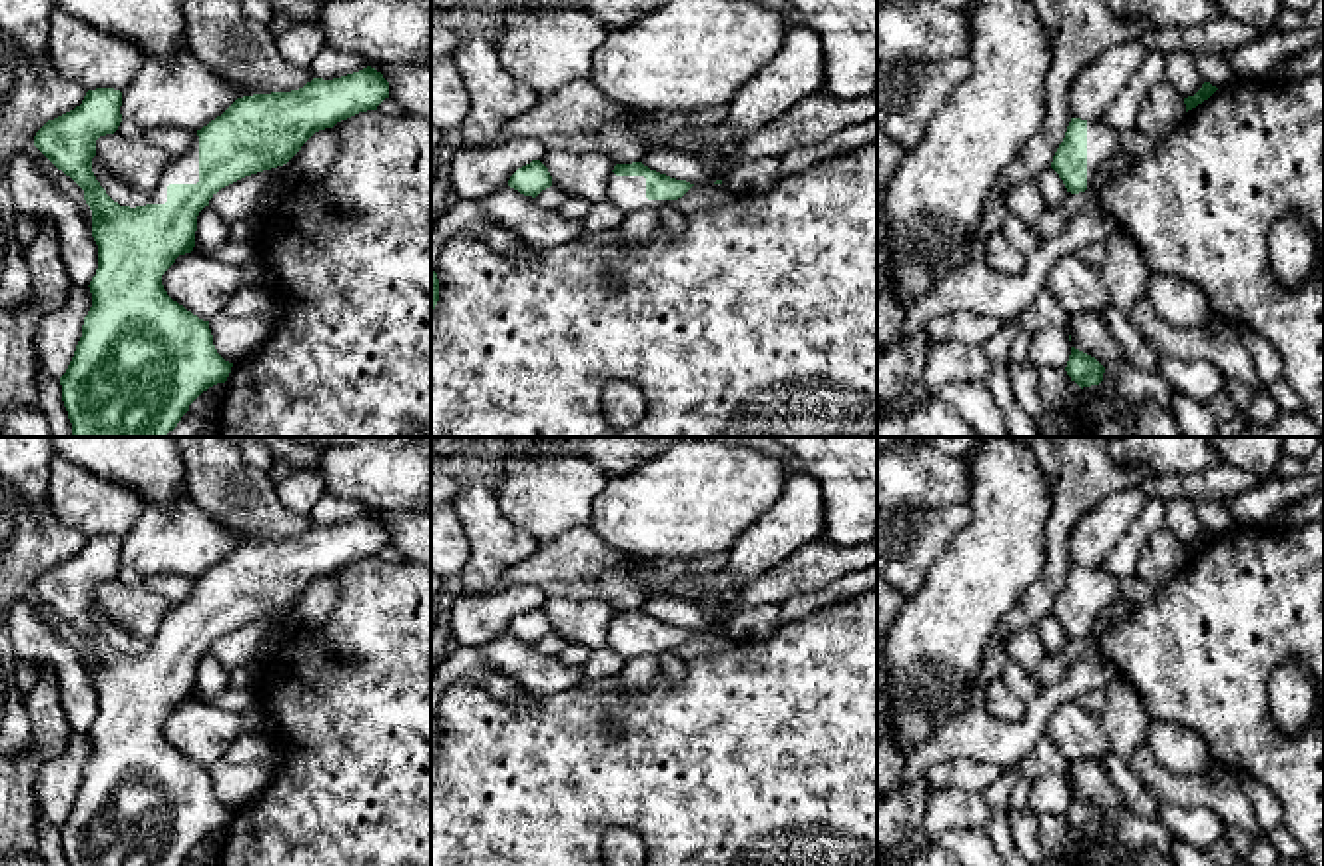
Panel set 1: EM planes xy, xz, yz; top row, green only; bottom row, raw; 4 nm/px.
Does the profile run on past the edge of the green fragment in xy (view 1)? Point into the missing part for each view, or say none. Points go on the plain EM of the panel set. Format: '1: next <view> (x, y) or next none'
1: next xy (184, 615)

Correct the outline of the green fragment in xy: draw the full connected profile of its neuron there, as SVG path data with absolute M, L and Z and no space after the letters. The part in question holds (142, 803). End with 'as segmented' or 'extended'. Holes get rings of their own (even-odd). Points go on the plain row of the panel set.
M371 513L333 527L313 525L291 539L237 545L195 579L187 599L167 609L150 649L136 654L114 649L92 619L96 587L114 581L122 569L120 537L88 537L80 553L36 579L34 593L84 637L98 692L98 716L88 732L92 754L74 804L60 824L68 866L181 866L203 838L227 828L233 810L217 800L209 768L173 748L162 722L179 702L193 698L197 662L221 635L287 611L315 579L377 557L385 545L389 529Z; extended

